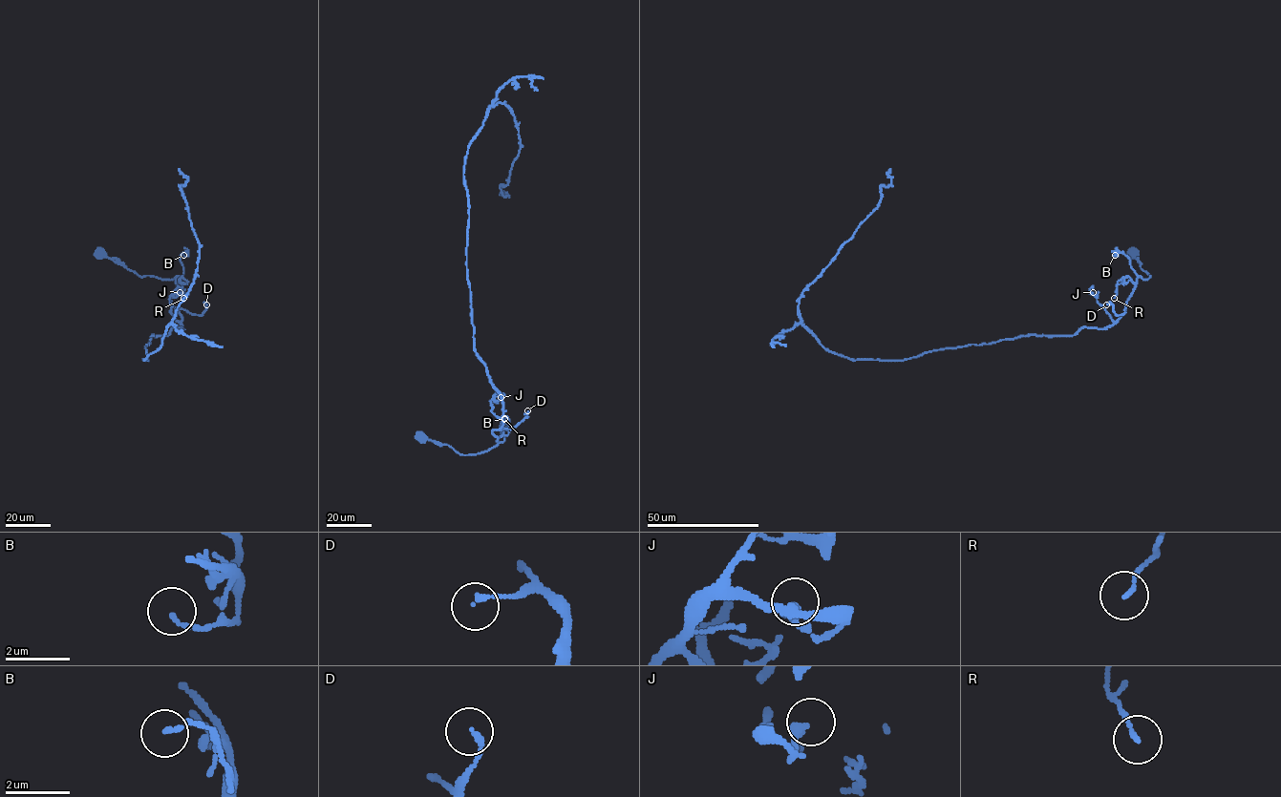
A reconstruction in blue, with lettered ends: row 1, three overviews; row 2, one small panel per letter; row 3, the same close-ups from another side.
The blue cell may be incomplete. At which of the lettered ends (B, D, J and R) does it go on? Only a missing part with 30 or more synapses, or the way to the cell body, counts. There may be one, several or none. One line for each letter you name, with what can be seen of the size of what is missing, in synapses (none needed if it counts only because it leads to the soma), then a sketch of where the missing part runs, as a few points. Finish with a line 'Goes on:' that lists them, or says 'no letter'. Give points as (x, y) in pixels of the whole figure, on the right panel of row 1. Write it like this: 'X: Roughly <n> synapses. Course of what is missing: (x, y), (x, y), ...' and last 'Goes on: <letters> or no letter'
Goes on: no letter

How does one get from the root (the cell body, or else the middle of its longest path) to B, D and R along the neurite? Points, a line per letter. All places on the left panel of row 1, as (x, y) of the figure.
B: (99, 254), (139, 276), (167, 280), (182, 275), (180, 257), (183, 255)
D: (99, 254), (139, 276), (167, 280), (177, 277), (177, 289), (171, 299), (177, 307), (201, 315), (206, 304)
R: (99, 254), (139, 276), (167, 280), (177, 277), (177, 283), (181, 276), (180, 282), (183, 298)

